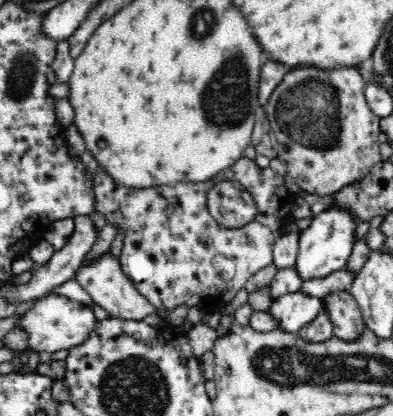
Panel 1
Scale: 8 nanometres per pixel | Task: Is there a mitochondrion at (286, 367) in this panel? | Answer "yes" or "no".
yes

